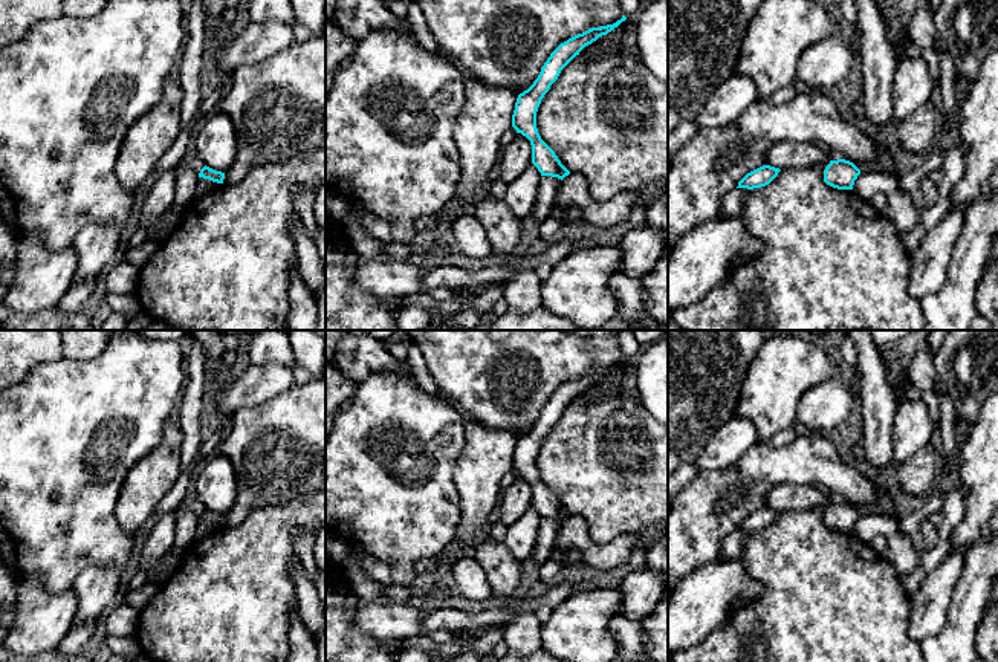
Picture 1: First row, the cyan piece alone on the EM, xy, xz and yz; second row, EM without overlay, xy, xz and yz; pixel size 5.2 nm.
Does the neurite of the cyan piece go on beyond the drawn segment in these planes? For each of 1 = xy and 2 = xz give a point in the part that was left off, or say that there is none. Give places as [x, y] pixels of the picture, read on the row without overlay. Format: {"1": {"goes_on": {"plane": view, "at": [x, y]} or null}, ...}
{"1": {"goes_on": null}, "2": {"goes_on": null}}

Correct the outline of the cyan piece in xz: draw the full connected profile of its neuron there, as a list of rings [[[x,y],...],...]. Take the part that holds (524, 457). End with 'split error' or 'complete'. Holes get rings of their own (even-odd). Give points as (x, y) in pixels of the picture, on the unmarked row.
[[[622,358],[622,361],[613,367],[591,370],[561,385],[547,401],[533,427],[518,437],[512,457],[512,469],[517,472],[517,475],[521,475],[530,483],[532,506],[538,511],[541,518],[552,518],[562,523],[570,517],[555,494],[541,482],[538,475],[536,454],[541,442],[549,434],[550,428],[558,422],[561,413],[576,398],[579,398],[585,388],[591,387],[599,379],[607,378],[625,362],[627,359]]]; complete

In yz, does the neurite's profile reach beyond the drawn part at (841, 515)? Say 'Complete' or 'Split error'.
Complete

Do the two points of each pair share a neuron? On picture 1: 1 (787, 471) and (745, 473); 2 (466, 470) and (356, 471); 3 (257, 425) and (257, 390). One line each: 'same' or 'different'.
1: same
2: different
3: different

